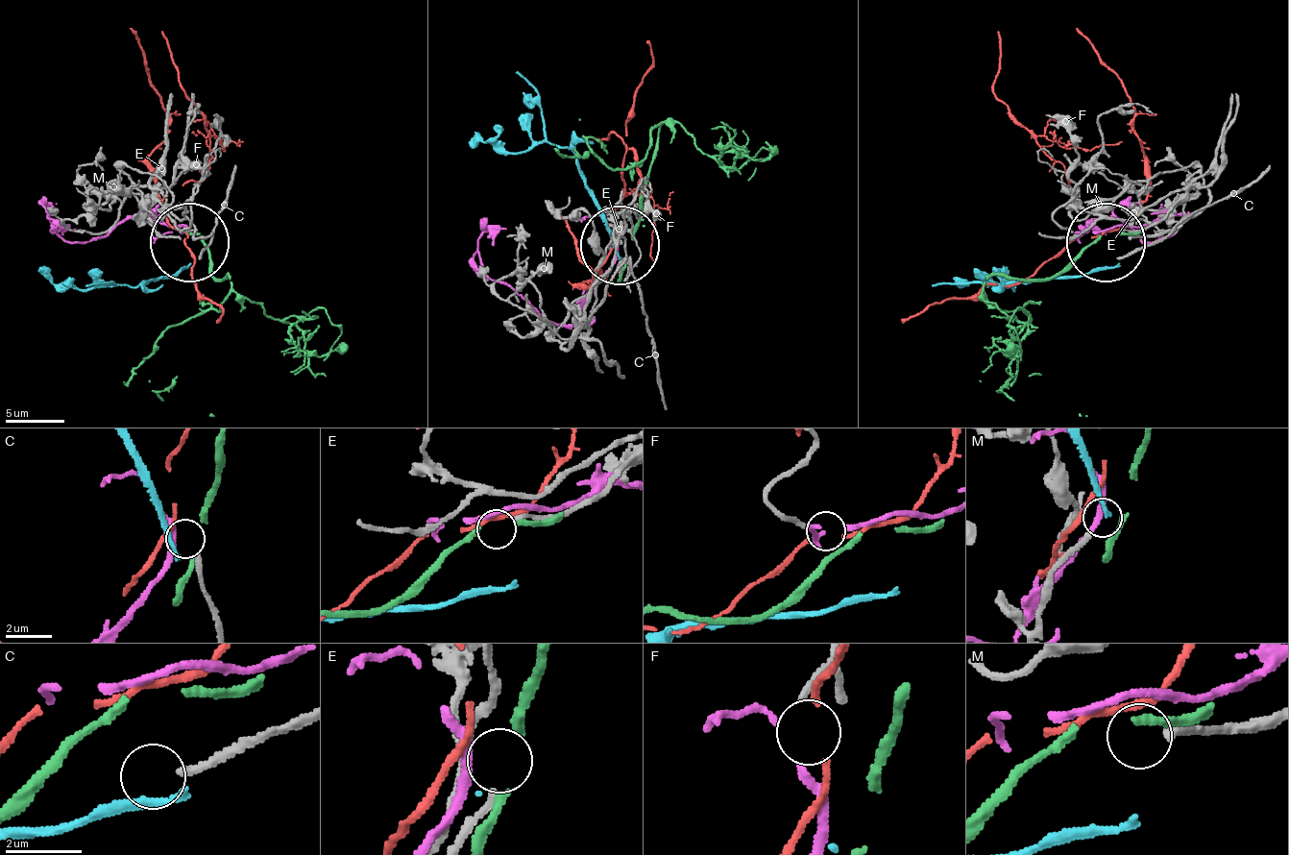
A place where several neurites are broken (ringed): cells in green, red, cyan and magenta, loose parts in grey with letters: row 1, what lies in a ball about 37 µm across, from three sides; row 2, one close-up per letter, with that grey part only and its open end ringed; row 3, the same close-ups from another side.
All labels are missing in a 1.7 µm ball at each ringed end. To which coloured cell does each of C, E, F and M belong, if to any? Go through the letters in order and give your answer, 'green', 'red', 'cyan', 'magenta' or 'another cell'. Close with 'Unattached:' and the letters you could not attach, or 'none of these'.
C: another cell
E: another cell
F: magenta
M: another cell
Unattached: C, E, M

